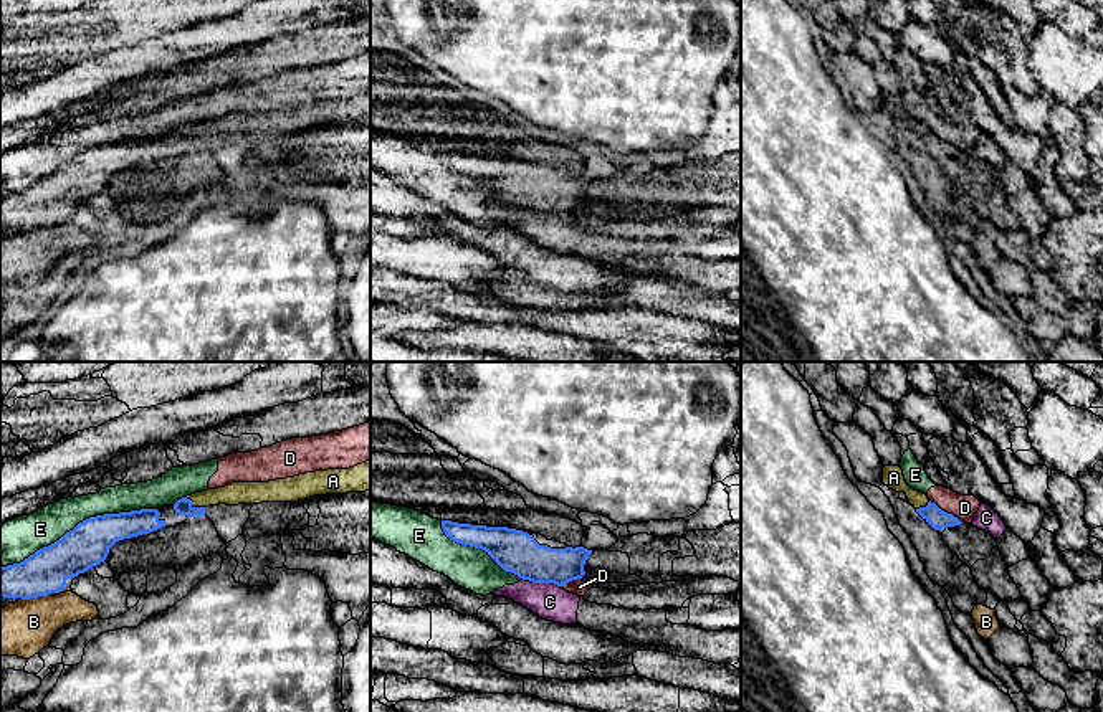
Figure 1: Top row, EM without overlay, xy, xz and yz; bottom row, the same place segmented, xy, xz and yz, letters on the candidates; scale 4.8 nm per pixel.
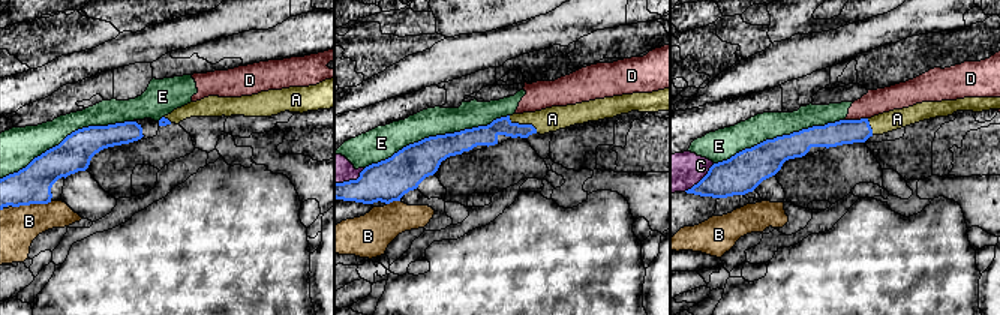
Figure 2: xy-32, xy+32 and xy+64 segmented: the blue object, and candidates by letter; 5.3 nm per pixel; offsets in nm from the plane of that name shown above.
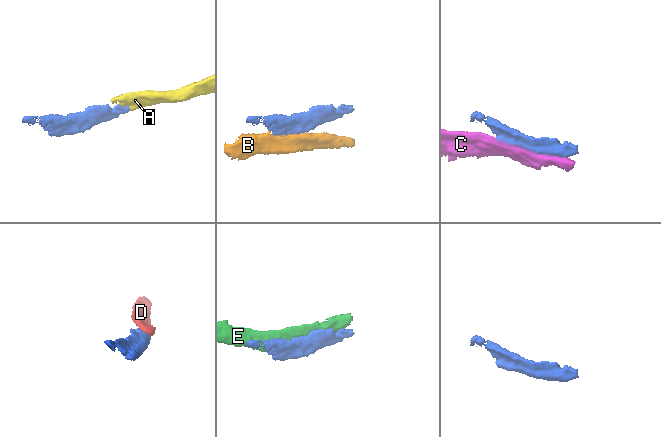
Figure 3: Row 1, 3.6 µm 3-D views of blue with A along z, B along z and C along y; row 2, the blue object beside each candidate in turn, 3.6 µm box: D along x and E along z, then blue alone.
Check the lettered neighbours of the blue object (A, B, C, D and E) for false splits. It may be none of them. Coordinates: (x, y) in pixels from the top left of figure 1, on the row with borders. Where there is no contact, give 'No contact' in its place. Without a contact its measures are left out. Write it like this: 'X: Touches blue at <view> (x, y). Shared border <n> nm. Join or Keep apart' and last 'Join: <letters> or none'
A: Touches blue at xy (194, 507). Shared border 110 nm. Join
B: Touches blue at xy (33, 597). Shared border 130 nm. Keep apart
C: Touches blue at xz (546, 582). Shared border 140 nm. Keep apart
D: Touches blue at yz (946, 512). Shared border 200 nm. Keep apart
E: Touches blue at xy (80, 522). Shared border 800 nm. Keep apart
Join: A

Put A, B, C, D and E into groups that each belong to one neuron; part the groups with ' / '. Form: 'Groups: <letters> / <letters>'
Groups: A / B / C / D E

